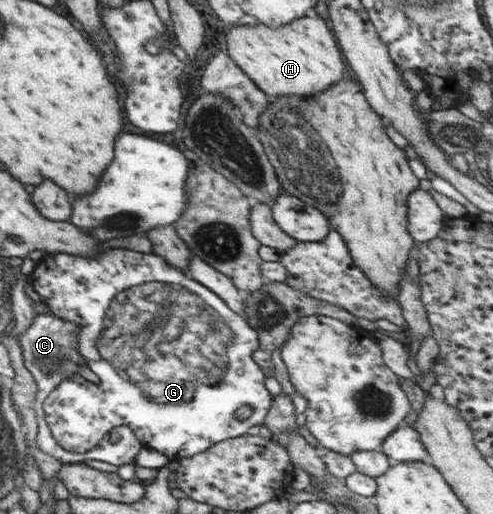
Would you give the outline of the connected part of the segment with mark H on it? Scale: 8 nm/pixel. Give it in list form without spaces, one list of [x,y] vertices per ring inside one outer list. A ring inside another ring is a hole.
[[[320,16],[301,17],[277,29],[267,25],[226,26],[225,43],[231,59],[269,97],[317,97],[348,76],[336,37]]]

